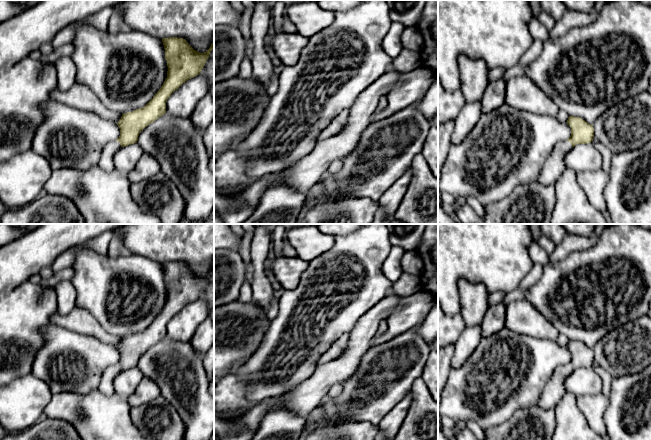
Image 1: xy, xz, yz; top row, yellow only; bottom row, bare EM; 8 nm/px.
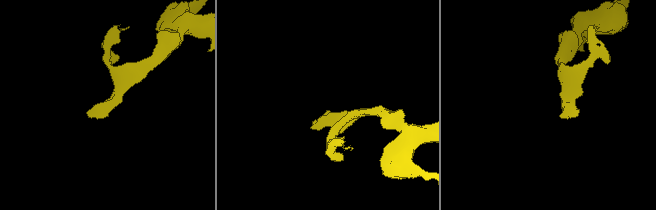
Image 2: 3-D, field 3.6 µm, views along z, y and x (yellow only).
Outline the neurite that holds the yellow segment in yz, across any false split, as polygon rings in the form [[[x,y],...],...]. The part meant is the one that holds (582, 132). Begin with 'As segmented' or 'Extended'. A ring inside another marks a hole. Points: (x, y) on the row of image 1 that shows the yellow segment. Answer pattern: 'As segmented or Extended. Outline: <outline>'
Extended. Outline: [[[569,116],[567,124],[571,128],[571,136],[557,143],[549,155],[537,181],[541,185],[550,185],[557,181],[566,170],[565,155],[577,144],[587,144],[593,141],[593,125],[579,117]]]

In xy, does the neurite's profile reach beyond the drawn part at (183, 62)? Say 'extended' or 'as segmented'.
extended

